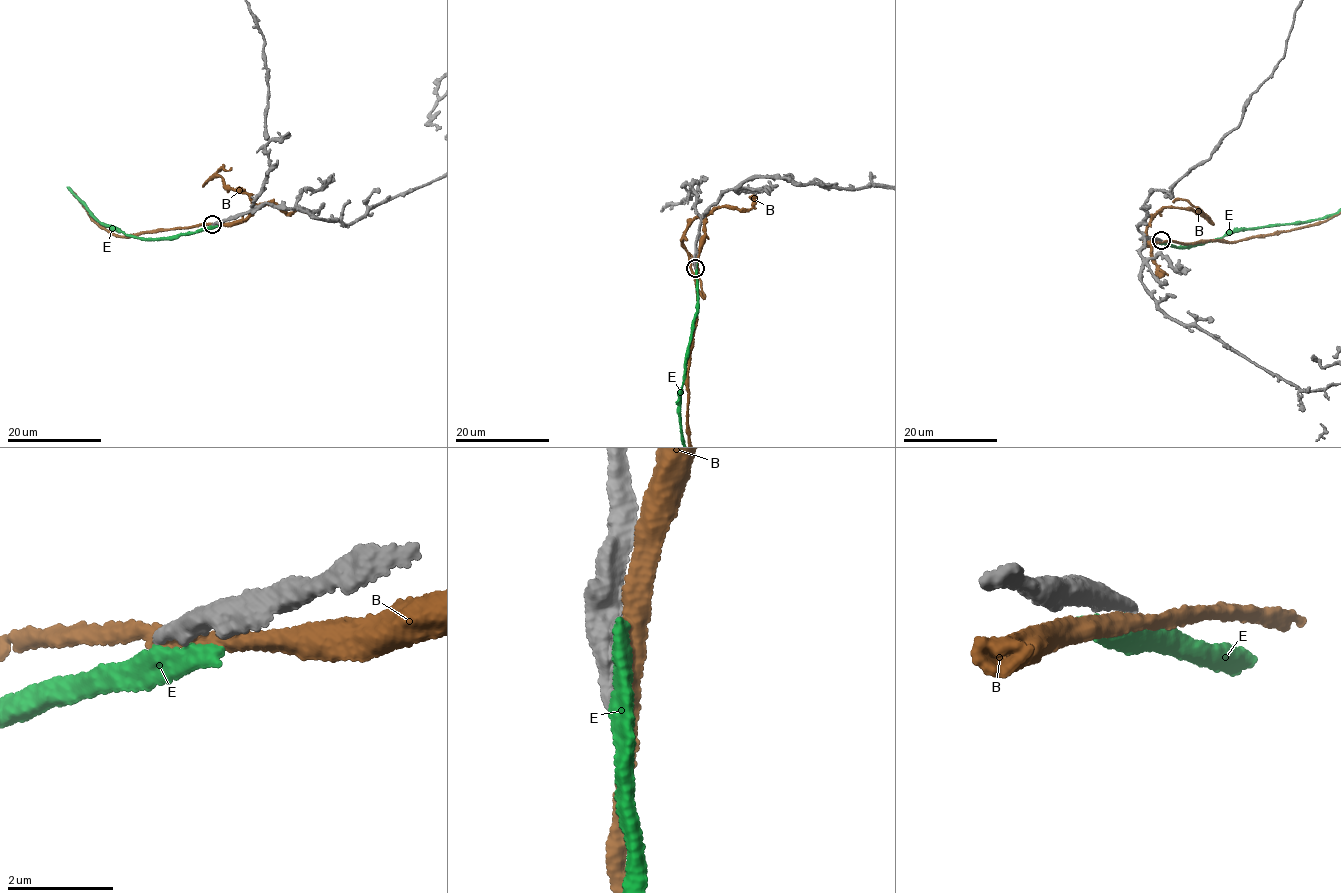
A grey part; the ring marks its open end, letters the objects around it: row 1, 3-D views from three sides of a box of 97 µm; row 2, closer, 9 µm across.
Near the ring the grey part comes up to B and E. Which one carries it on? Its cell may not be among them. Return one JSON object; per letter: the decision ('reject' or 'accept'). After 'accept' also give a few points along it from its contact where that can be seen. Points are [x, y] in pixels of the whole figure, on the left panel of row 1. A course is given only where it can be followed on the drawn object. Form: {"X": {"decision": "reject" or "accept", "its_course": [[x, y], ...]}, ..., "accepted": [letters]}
{"B": {"decision": "reject"}, "E": {"decision": "reject"}, "accepted": []}

